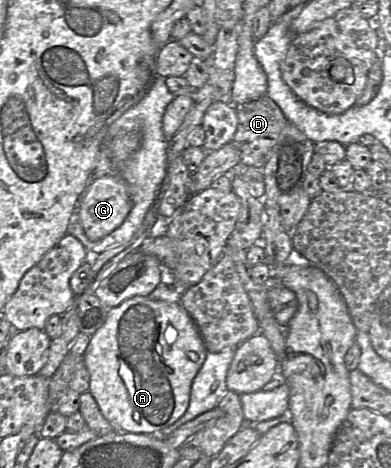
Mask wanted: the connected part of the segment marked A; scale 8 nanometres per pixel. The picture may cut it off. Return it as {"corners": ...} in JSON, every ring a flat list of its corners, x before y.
{"corners":[[135,296,109,309,104,324,90,337,82,362,90,377,88,392,116,432,150,434,174,424,184,415,190,402,192,382,206,355,201,334,180,303]]}

